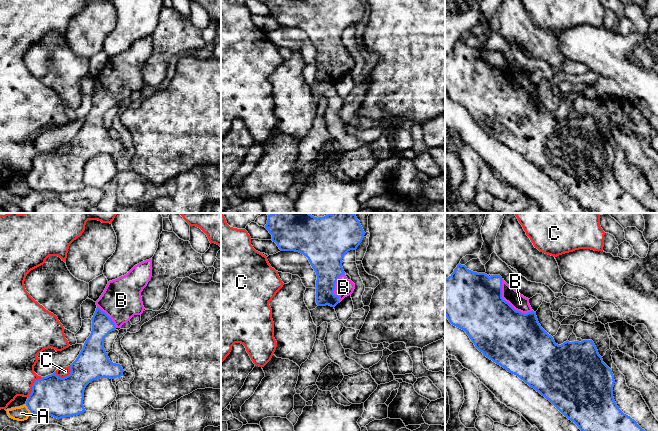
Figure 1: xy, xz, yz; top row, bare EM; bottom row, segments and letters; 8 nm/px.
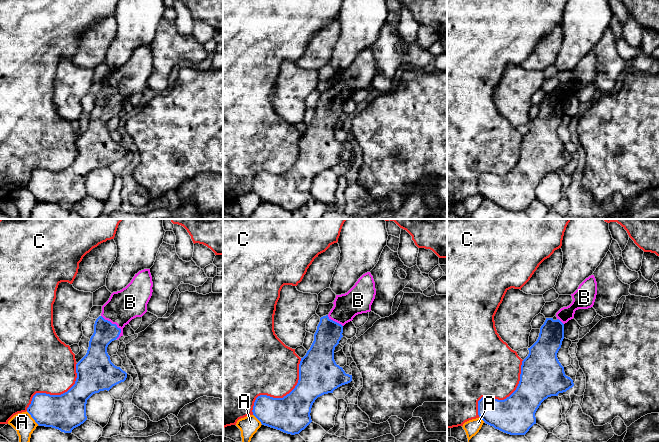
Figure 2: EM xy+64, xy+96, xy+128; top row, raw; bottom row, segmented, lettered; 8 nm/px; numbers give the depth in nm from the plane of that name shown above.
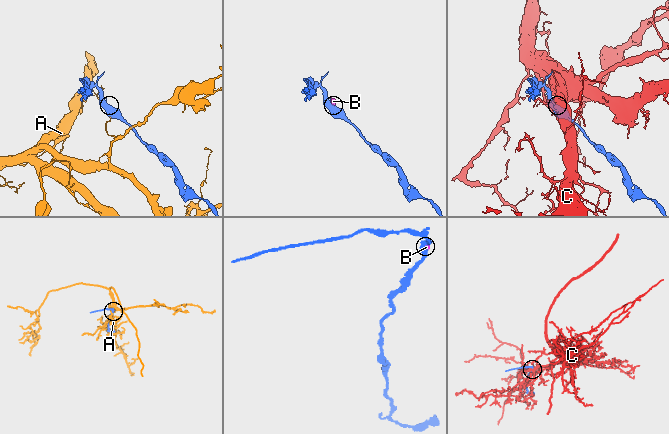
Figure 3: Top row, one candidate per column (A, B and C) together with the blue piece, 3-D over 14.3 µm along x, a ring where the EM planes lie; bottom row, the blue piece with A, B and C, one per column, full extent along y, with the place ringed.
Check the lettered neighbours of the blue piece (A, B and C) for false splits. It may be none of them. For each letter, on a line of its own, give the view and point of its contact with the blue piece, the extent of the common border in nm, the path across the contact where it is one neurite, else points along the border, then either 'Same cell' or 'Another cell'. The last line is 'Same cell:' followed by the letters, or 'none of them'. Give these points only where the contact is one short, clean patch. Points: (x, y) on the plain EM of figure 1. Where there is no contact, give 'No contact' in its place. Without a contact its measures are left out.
A: Touches blue at xy (28, 184). Shared border 80 nm. Boundary: xy (25, 181), (31, 188). Another cell
B: Touches blue at yz (507, 78). Shared border 360 nm. Same cell
C: Touches blue at xy (66, 152). Shared border 140 nm. Another cell
Same cell: B

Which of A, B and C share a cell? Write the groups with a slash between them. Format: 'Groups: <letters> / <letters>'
Groups: A / B / C

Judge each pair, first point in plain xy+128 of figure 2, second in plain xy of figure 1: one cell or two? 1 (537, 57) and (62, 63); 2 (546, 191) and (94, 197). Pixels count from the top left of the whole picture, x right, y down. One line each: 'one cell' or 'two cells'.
1: two cells
2: two cells

